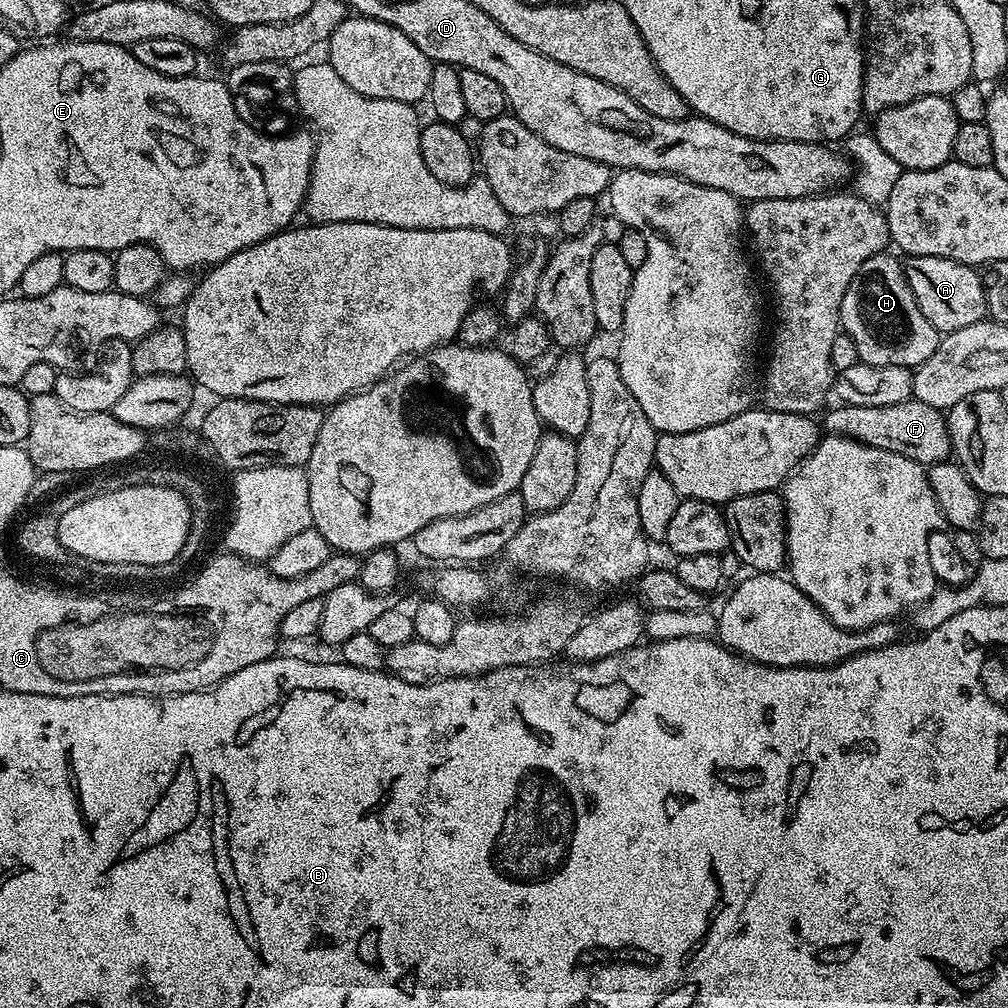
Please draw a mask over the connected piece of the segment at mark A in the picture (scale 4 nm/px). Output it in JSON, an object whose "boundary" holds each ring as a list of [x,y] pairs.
{"boundary":[[[908,256],[903,265],[906,282],[914,294],[914,302],[918,302],[918,310],[926,314],[937,332],[947,334],[962,330],[962,326],[977,324],[985,319],[988,303],[984,282],[981,273],[973,265],[933,256]]]}

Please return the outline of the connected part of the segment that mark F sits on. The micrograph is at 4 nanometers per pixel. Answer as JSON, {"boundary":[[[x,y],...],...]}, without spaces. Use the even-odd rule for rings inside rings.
{"boundary":[[[910,399],[894,406],[840,404],[835,407],[829,407],[822,419],[823,431],[832,436],[844,436],[871,448],[897,452],[922,466],[943,464],[953,455],[945,413],[934,406],[926,406],[926,402]]]}

